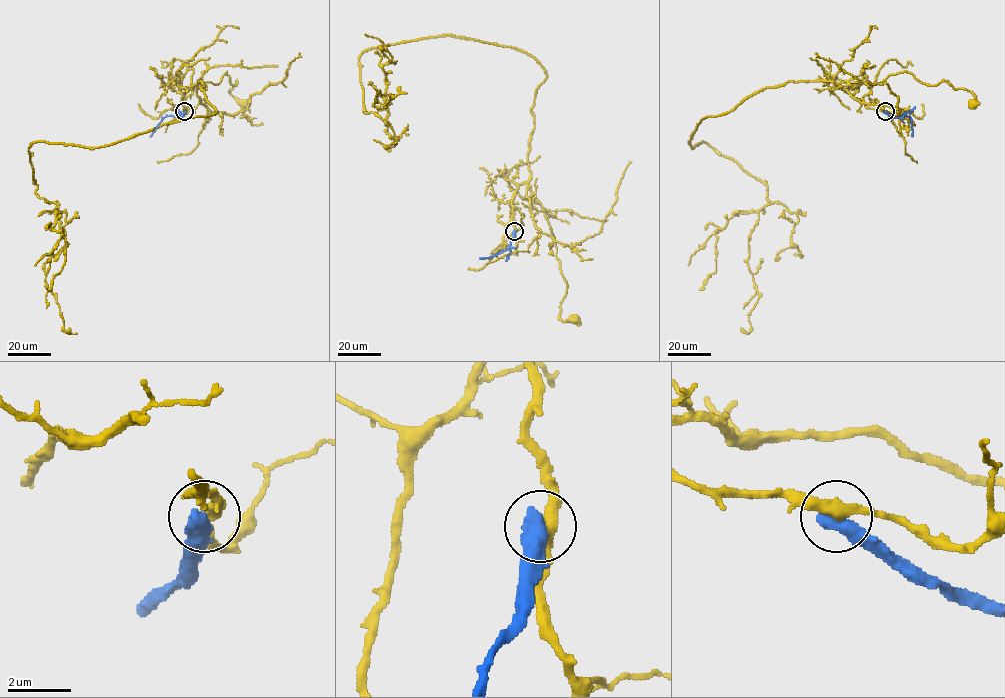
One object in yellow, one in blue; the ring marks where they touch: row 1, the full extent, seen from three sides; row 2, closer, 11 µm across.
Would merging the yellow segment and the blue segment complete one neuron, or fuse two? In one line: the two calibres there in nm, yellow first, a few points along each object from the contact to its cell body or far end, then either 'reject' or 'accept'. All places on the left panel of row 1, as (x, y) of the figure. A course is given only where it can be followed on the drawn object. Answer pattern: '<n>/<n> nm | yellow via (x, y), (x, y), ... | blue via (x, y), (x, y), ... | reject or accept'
360/650 nm | yellow via (184, 111), (181, 99), (190, 86), (218, 84), (227, 72), (230, 83), (237, 83), (229, 92), (245, 104) | blue via (184, 111), (180, 117), (164, 117), (150, 136) | reject

